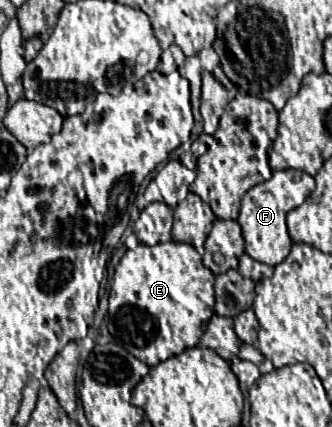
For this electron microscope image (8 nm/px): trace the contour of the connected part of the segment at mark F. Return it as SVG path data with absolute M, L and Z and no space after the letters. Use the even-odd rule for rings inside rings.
M284 169L274 171L272 177L252 189L242 197L242 207L238 215L238 225L242 227L242 235L246 241L246 253L266 265L282 263L292 247L292 239L286 229L286 213L304 203L304 199L314 191L314 177L298 171L298 169Z

